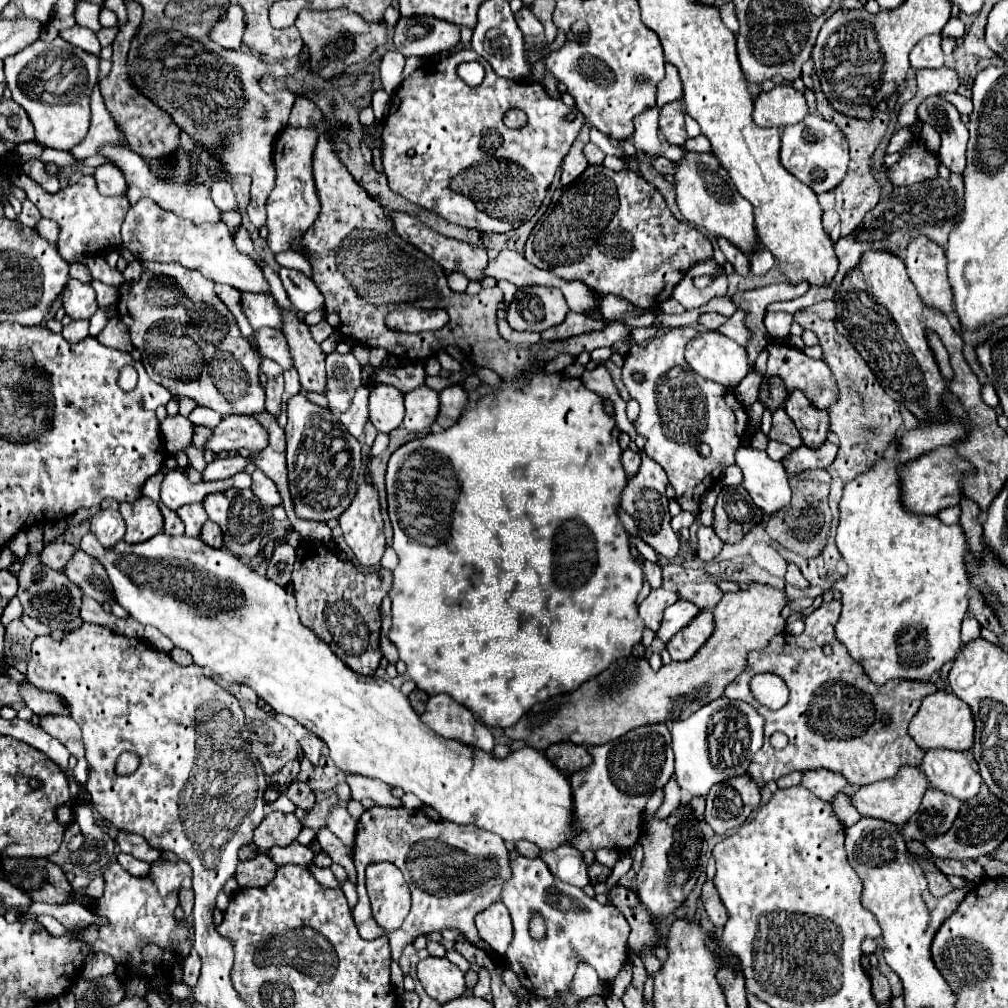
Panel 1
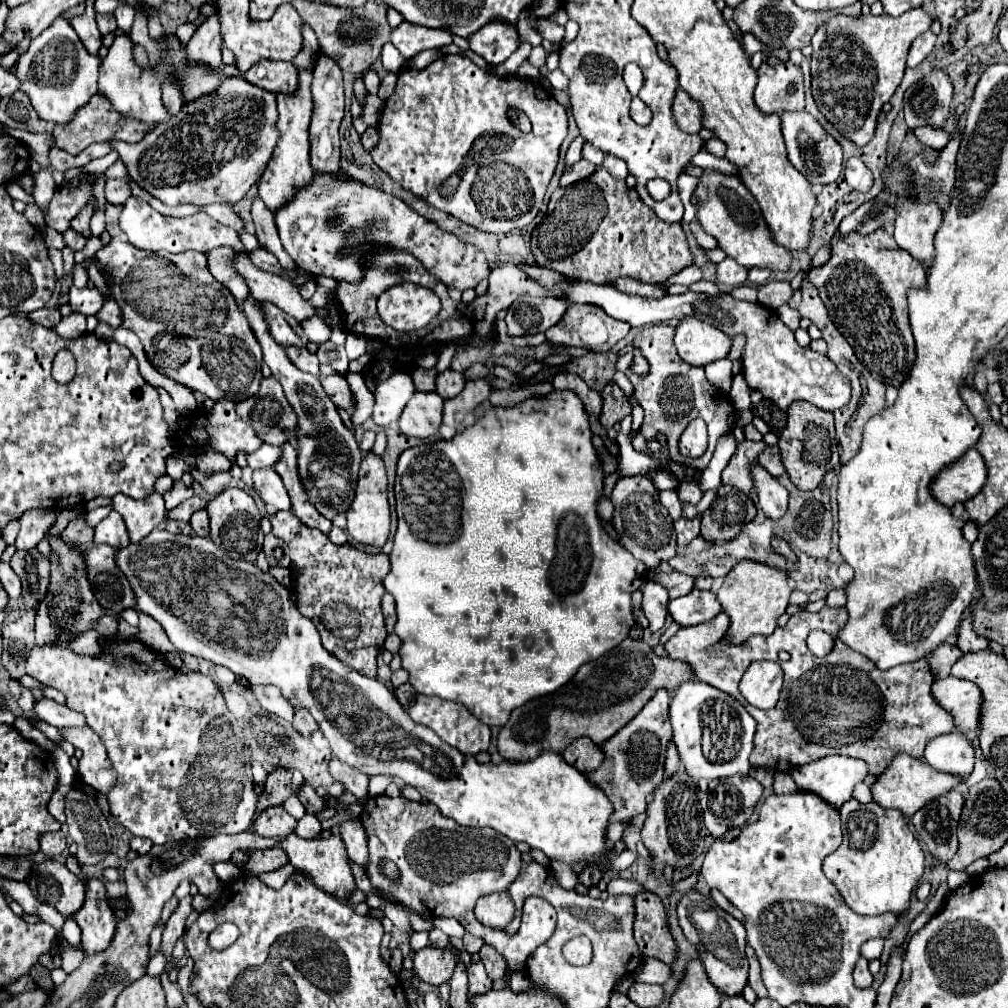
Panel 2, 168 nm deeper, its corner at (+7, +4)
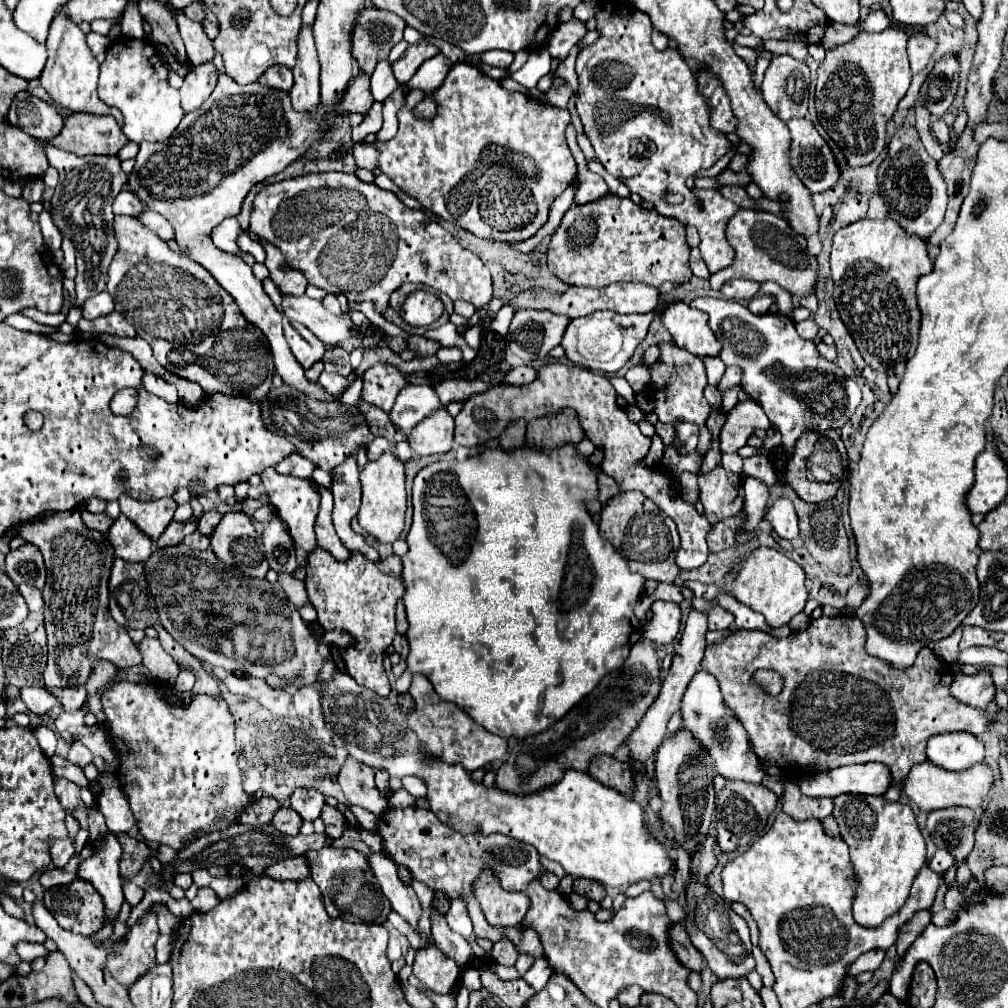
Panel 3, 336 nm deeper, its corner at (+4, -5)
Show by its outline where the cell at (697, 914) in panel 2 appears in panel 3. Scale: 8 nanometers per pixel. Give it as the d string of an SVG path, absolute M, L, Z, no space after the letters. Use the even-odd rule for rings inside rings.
M708 836L708 840L700 846L698 854L692 860L692 882L686 892L686 932L692 940L692 944L700 950L702 958L708 962L708 968L718 976L718 980L726 978L746 978L754 970L754 958L752 958L752 944L746 922L730 910L730 904L710 892L704 884L704 876L716 866L716 856L712 854L716 838Z

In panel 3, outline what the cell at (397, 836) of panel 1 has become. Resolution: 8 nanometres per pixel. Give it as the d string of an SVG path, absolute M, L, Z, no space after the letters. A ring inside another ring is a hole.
M416 806L410 808L388 808L378 818L376 832L382 838L384 852L390 856L392 862L398 866L404 866L410 870L412 880L424 882L432 892L444 892L444 896L452 900L464 900L468 916L474 926L476 938L490 940L492 944L498 942L498 938L510 938L514 946L518 946L518 954L528 954L532 958L542 956L542 940L538 938L538 932L532 928L496 928L490 926L482 918L482 910L478 906L476 894L474 894L474 882L482 874L482 870L492 870L498 876L498 882L502 890L510 892L524 892L528 882L540 876L540 856L534 846L512 840L502 834L460 834L440 822L430 810L422 810Z

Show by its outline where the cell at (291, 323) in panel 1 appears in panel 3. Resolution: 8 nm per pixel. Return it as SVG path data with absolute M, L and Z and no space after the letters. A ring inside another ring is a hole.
M362 400L356 404L356 408L358 408L360 414L366 418L368 426L370 426L370 432L372 432L374 436L384 436L384 438L388 438L390 442L400 442L400 440L404 440L404 434L398 432L398 430L392 426L392 422L390 422L390 418L388 418L386 412L382 412L382 410L378 410L376 406L370 406L368 402L362 402Z

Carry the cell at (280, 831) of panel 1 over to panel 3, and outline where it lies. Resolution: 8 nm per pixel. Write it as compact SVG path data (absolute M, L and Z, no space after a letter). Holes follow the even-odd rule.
M280 808L272 818L272 826L288 836L296 836L300 830L300 824L302 824L302 818L292 808Z

